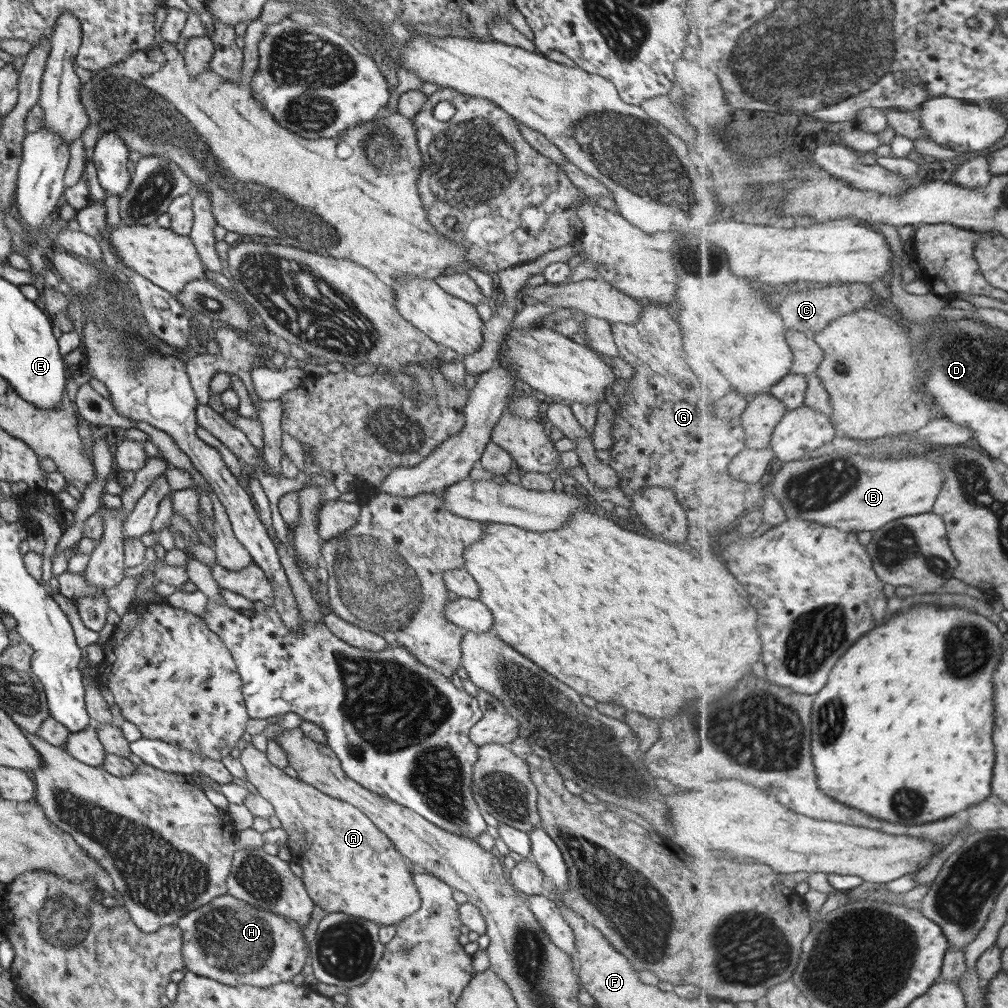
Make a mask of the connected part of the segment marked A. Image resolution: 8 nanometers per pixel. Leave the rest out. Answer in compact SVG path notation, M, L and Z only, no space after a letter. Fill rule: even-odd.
M246 742L240 754L234 753L234 756L243 766L249 784L271 804L274 816L281 822L281 828L292 843L292 849L297 850L295 862L302 870L304 889L314 904L330 915L361 917L376 922L379 926L395 926L419 908L419 895L407 863L391 840L375 828L359 810L318 792L298 778L289 777L281 769L271 765L265 753L255 749L250 742Z

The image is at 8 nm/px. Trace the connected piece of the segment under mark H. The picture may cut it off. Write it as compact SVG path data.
M222 894L187 912L176 920L175 925L182 935L180 953L184 970L227 986L245 984L265 988L290 982L307 962L308 944L303 940L299 923L257 909L230 894Z

